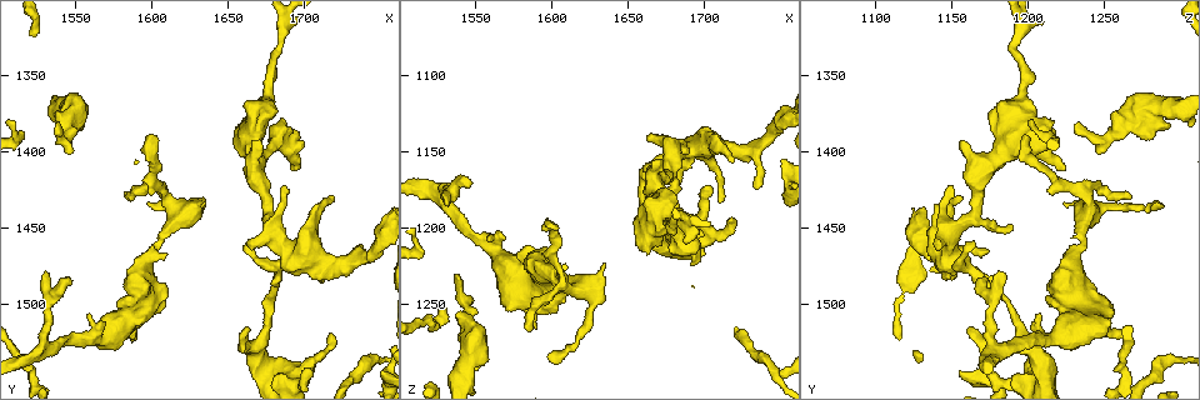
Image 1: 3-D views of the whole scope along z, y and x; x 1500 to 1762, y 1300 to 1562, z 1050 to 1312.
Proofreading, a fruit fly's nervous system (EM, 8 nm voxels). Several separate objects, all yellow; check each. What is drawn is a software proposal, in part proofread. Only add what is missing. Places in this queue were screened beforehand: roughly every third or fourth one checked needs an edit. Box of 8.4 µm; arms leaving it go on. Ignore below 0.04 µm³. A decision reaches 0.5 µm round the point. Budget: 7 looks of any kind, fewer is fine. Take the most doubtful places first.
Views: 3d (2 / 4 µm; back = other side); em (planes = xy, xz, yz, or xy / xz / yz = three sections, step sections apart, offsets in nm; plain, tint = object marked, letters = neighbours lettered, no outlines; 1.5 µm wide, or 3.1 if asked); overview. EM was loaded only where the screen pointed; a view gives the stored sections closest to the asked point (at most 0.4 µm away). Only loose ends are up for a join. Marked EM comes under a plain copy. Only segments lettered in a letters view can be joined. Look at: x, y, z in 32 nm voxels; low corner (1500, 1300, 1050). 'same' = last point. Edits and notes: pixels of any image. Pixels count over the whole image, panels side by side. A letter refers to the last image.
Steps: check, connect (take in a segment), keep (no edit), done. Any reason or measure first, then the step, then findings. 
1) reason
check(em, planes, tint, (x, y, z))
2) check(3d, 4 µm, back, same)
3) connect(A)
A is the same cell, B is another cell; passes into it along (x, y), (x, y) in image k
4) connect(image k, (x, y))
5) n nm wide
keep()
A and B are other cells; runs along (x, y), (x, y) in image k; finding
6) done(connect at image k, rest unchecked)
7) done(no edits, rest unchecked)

branch stops here
check(em, xz, step 8, letters, (1636, 1434, 1222))

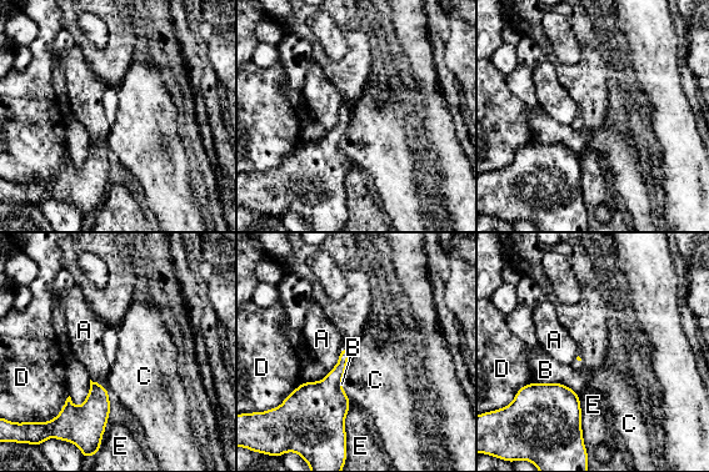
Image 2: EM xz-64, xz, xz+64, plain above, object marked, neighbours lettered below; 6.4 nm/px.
keep()
A, B, C, D and E are other cells; border along (341, 387), (350, 400) in image 2; no lettered segment goes on from it

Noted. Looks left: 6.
tapers out
check(em, planes, letters, (1584, 1428, 1268))

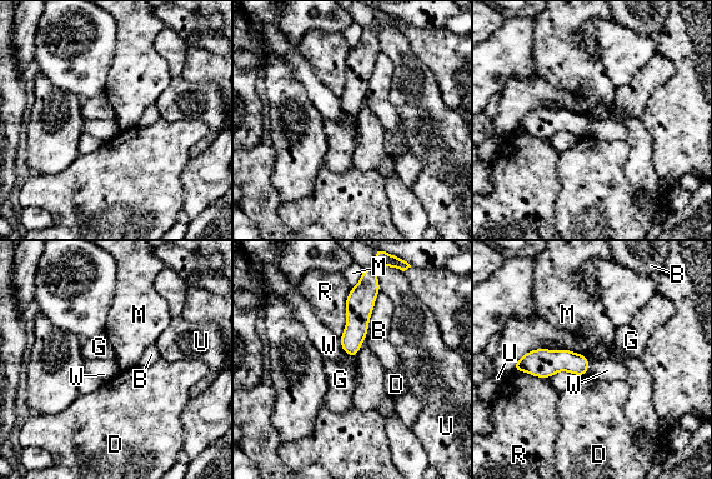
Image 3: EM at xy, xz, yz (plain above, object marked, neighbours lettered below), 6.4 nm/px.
keep()
B, D, G, M, R, U and W are other cells; border along (339, 339), (342, 349), (354, 358) in image 3; none of them fits

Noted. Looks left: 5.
branch stops here
check(em, xy, step 4, letters, (1558, 1506, 1206))

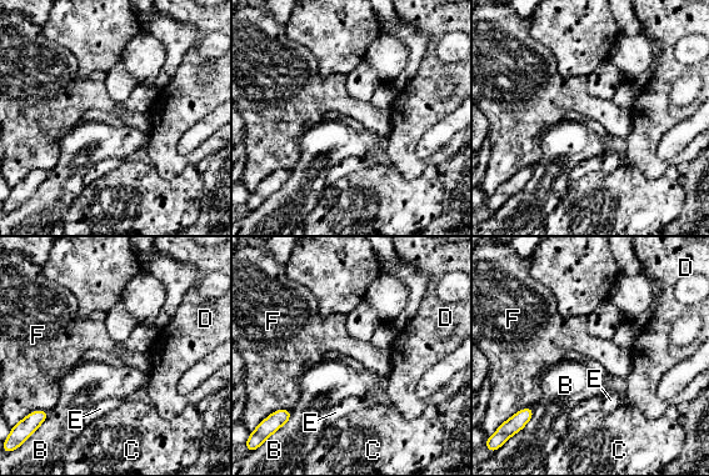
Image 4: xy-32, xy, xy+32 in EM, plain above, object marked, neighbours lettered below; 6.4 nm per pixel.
another direction
check(em, xz, step 4, letters, same)

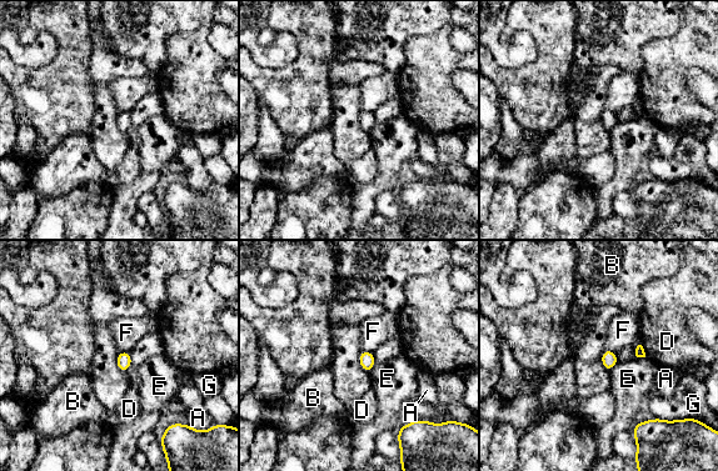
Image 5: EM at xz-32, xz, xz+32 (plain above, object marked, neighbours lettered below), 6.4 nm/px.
keep()
A, B, D, E, F and G are other cells; border along (129, 351), (119, 352) in image 5; no lettered segment goes on from it

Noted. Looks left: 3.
done(no edits, rest unchecked)

